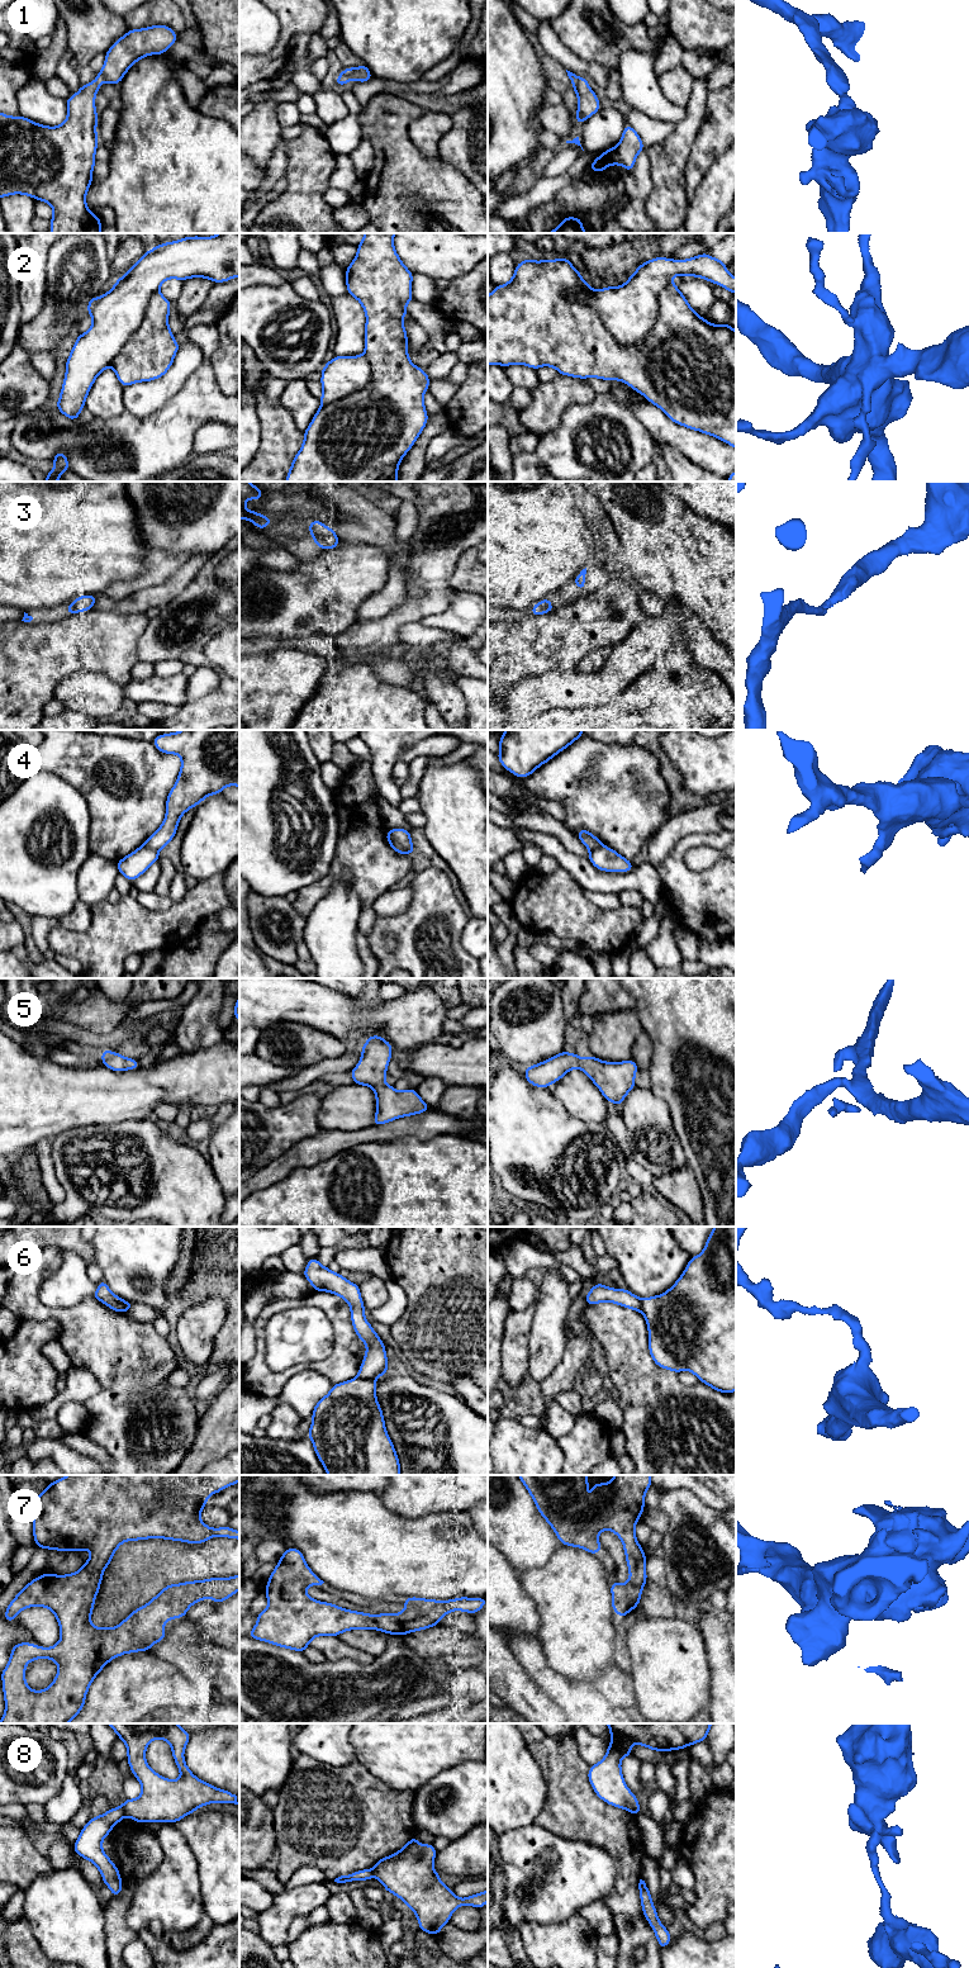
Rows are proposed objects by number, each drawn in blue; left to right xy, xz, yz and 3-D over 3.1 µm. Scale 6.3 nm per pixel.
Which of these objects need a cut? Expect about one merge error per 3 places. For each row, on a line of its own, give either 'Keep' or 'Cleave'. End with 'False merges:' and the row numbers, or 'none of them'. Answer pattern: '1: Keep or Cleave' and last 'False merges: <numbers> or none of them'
1: Keep
2: Cleave
3: Keep
4: Cleave
5: Keep
6: Cleave
7: Keep
8: Cleave
False merges: 2, 4, 6, 8

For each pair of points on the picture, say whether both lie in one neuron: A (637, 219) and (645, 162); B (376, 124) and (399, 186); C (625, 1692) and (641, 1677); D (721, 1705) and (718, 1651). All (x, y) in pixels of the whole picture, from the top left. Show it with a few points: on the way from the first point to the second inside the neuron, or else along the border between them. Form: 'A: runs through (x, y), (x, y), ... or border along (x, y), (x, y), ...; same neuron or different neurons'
A: runs through (637, 205), (640, 176); same neuron
B: runs through (390, 140), (399, 171); same neuron
C: border along (631, 1680), (636, 1705); different neurons
D: runs through (721, 1692), (721, 1664); same neuron

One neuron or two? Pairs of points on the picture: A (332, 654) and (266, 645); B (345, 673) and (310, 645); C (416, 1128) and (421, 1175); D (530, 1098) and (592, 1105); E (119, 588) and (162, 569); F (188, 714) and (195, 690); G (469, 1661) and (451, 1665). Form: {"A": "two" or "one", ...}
{"A": "one", "B": "two", "C": "two", "D": "two", "E": "one", "F": "two", "G": "one"}

